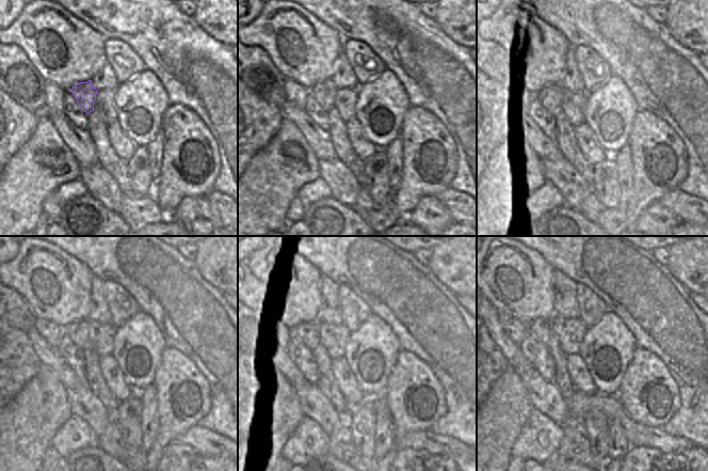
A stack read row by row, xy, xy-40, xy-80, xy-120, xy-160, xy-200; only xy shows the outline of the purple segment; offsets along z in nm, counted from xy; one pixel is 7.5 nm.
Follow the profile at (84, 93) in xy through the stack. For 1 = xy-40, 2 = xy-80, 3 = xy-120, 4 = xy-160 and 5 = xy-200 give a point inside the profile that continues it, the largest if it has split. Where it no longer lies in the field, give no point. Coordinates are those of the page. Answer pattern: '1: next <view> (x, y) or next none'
1: next xy-40 (324, 92)
2: next xy-80 (558, 92)
3: next xy-120 (71, 334)
4: next xy-160 (308, 331)
5: next xy-200 (541, 328)

